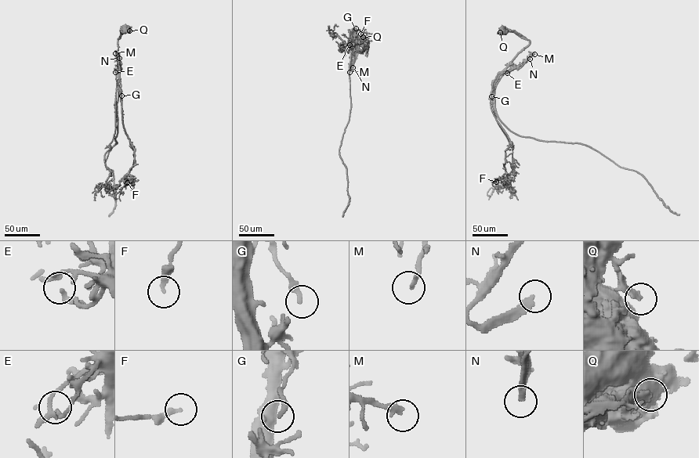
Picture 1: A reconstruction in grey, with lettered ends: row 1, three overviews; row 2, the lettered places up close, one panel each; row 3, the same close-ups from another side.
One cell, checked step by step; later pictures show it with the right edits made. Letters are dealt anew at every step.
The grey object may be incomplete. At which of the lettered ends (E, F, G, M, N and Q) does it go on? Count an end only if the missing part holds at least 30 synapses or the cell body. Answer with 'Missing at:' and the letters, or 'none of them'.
Missing at: N

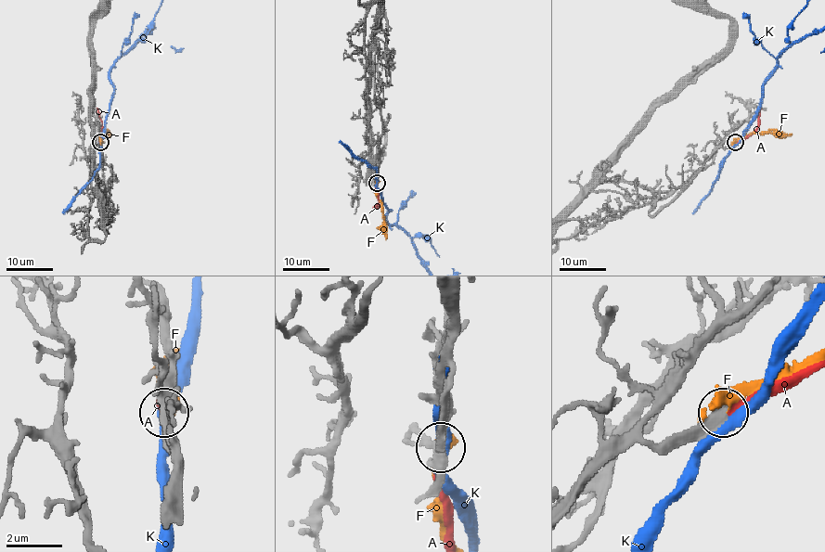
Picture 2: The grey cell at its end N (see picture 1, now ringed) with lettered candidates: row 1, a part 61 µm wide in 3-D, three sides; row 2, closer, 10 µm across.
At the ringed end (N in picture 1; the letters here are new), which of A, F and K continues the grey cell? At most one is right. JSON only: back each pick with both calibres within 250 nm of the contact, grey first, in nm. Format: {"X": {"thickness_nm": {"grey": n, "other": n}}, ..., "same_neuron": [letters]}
{"A": {"thickness_nm": {"grey": 320, "other": 200}}, "same_neuron": ["A"]}

